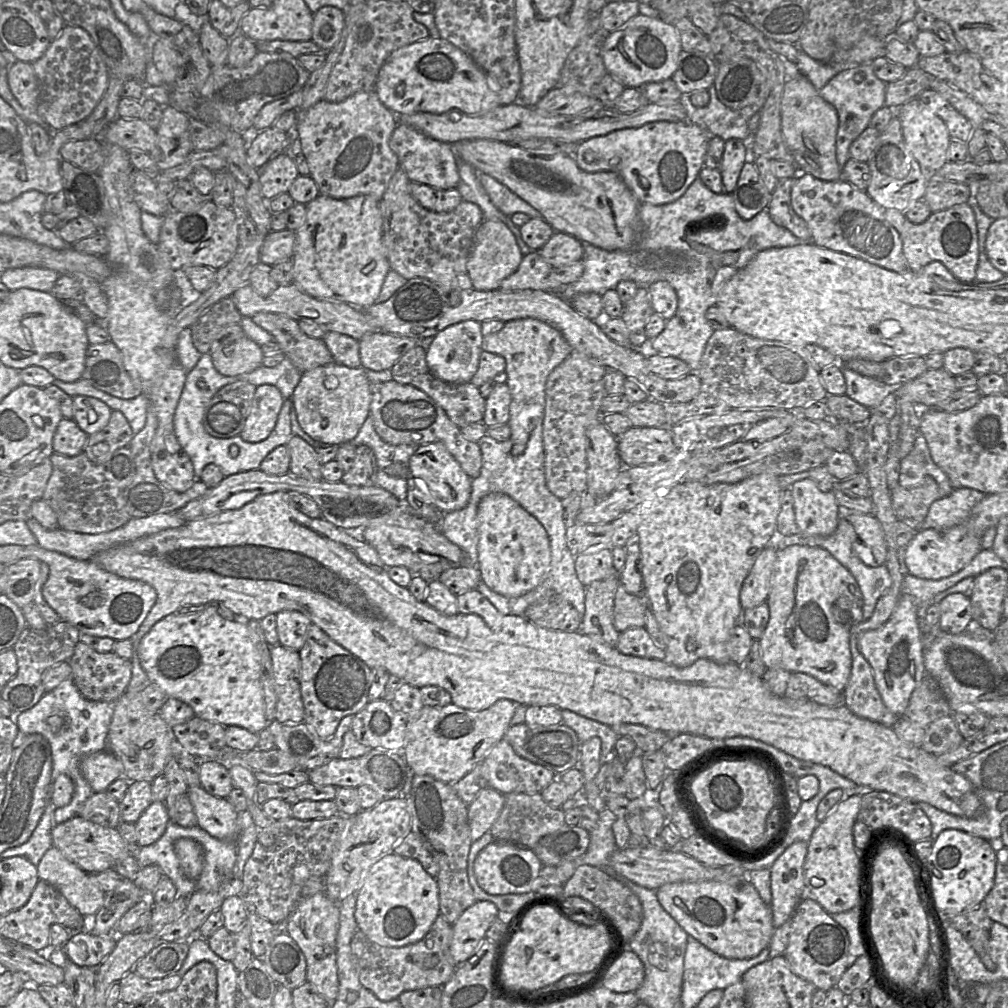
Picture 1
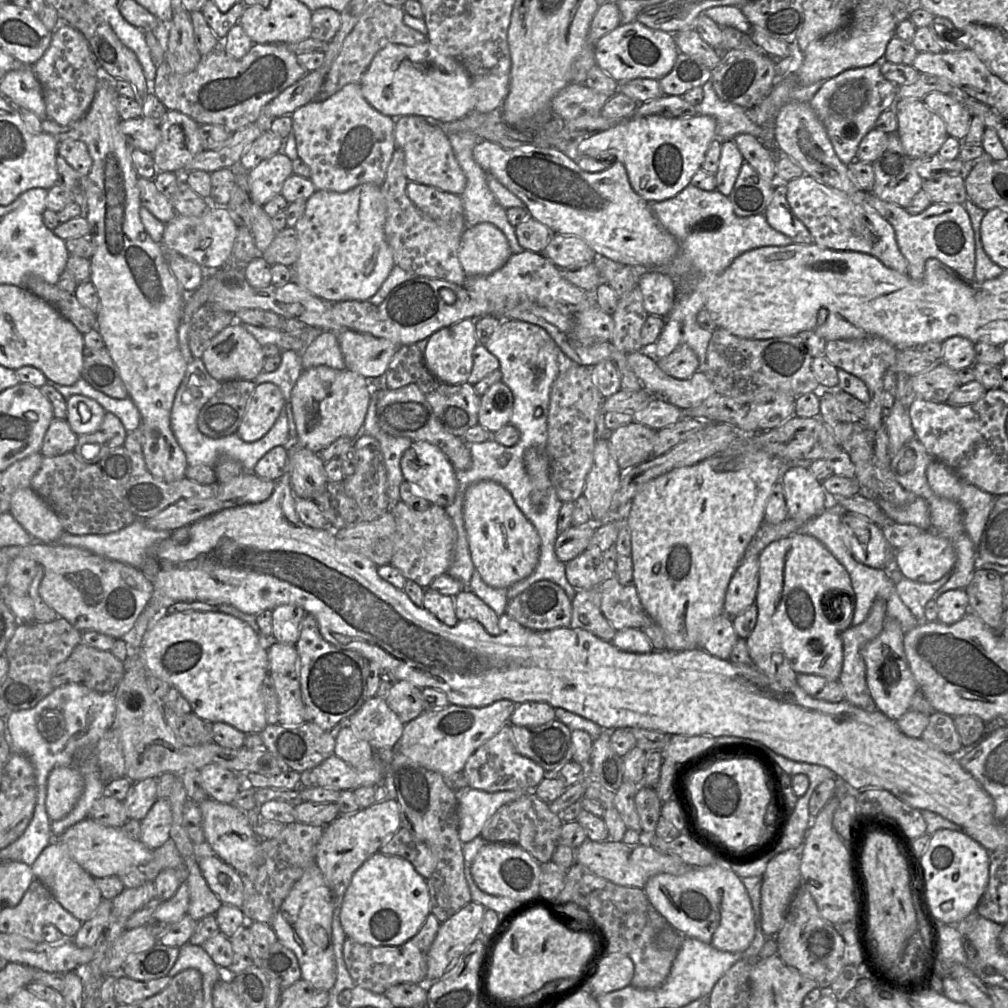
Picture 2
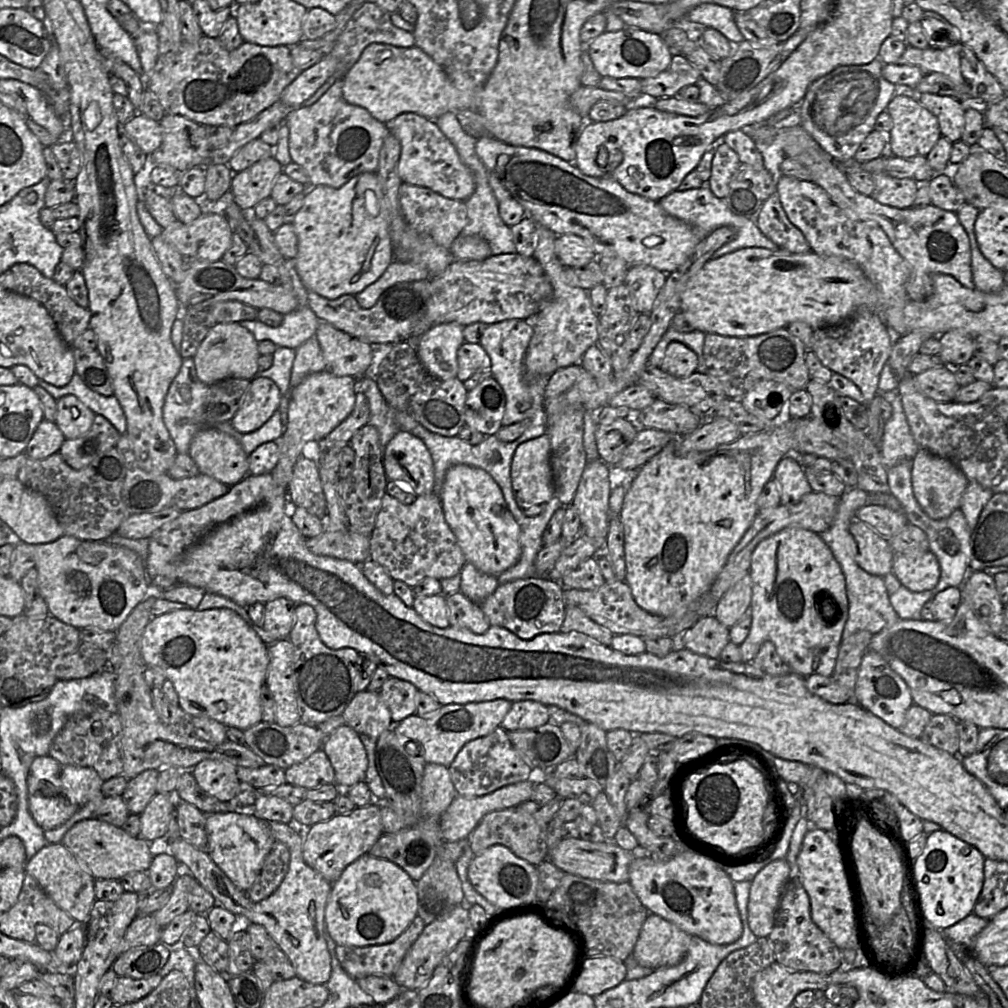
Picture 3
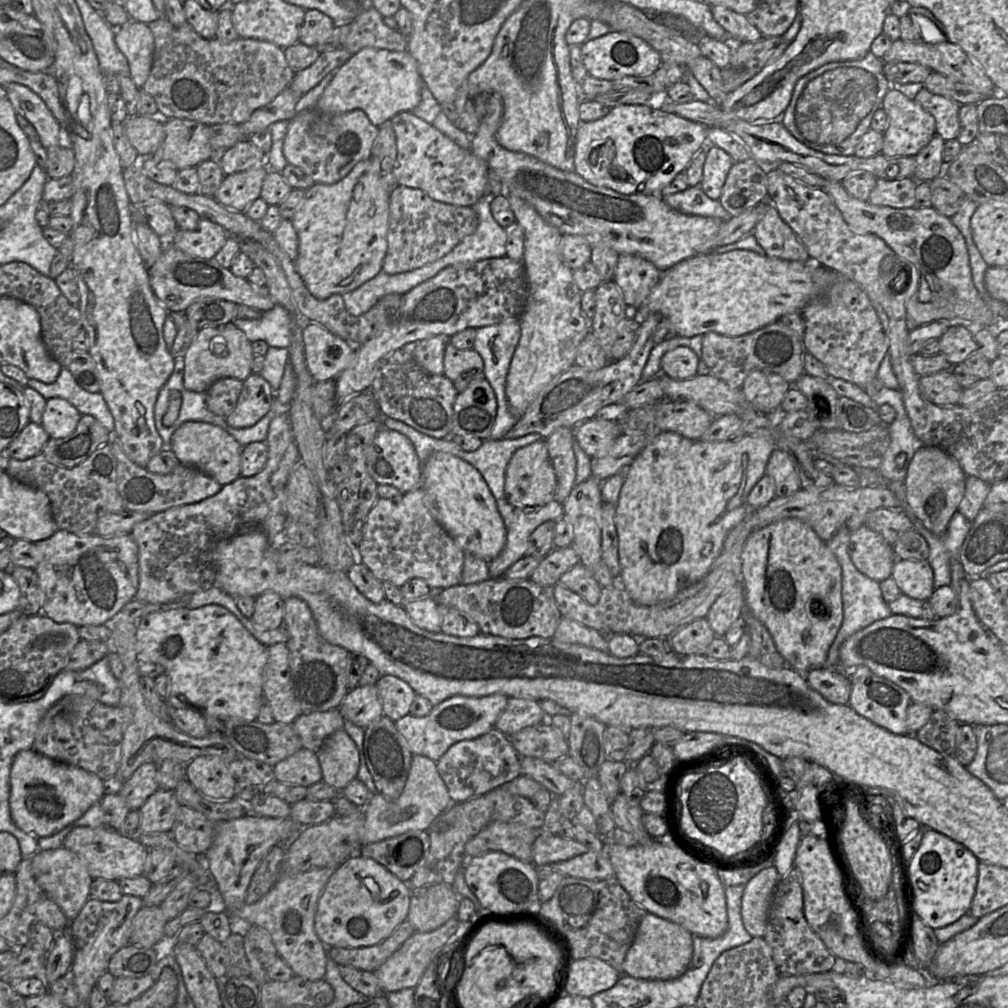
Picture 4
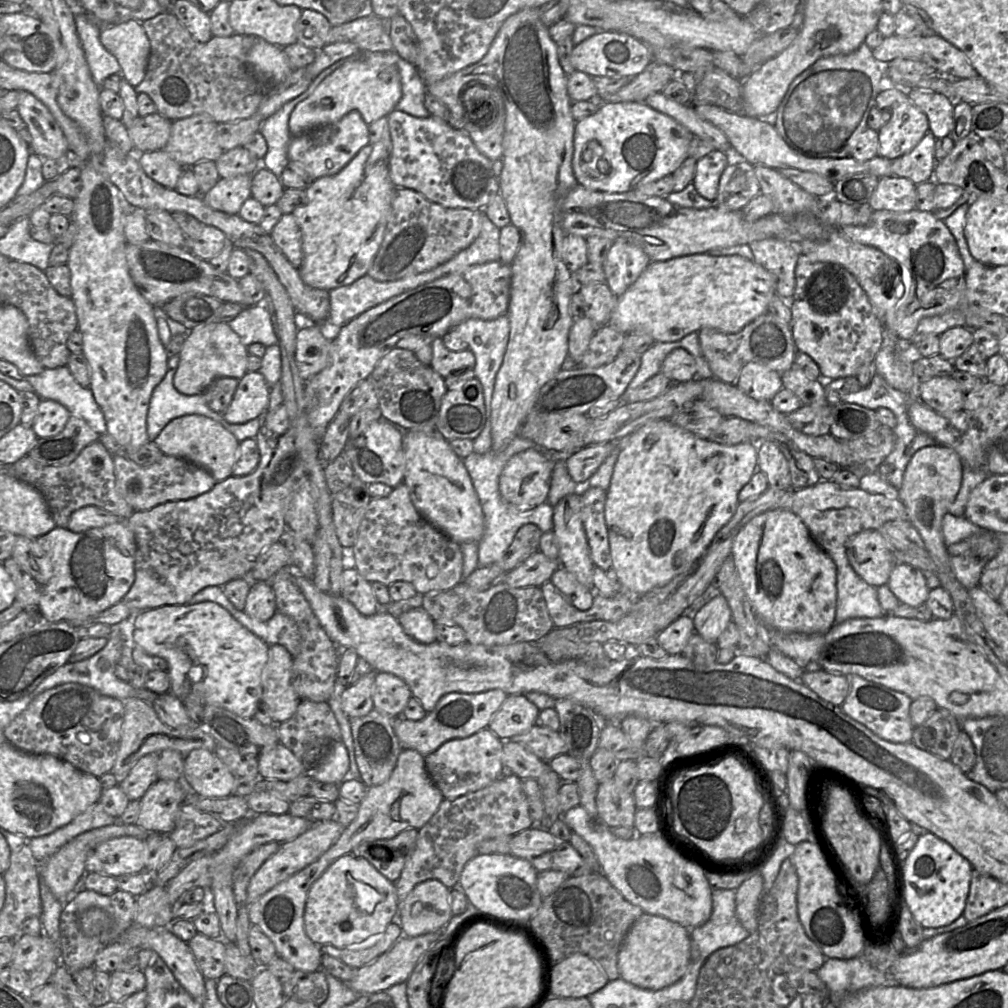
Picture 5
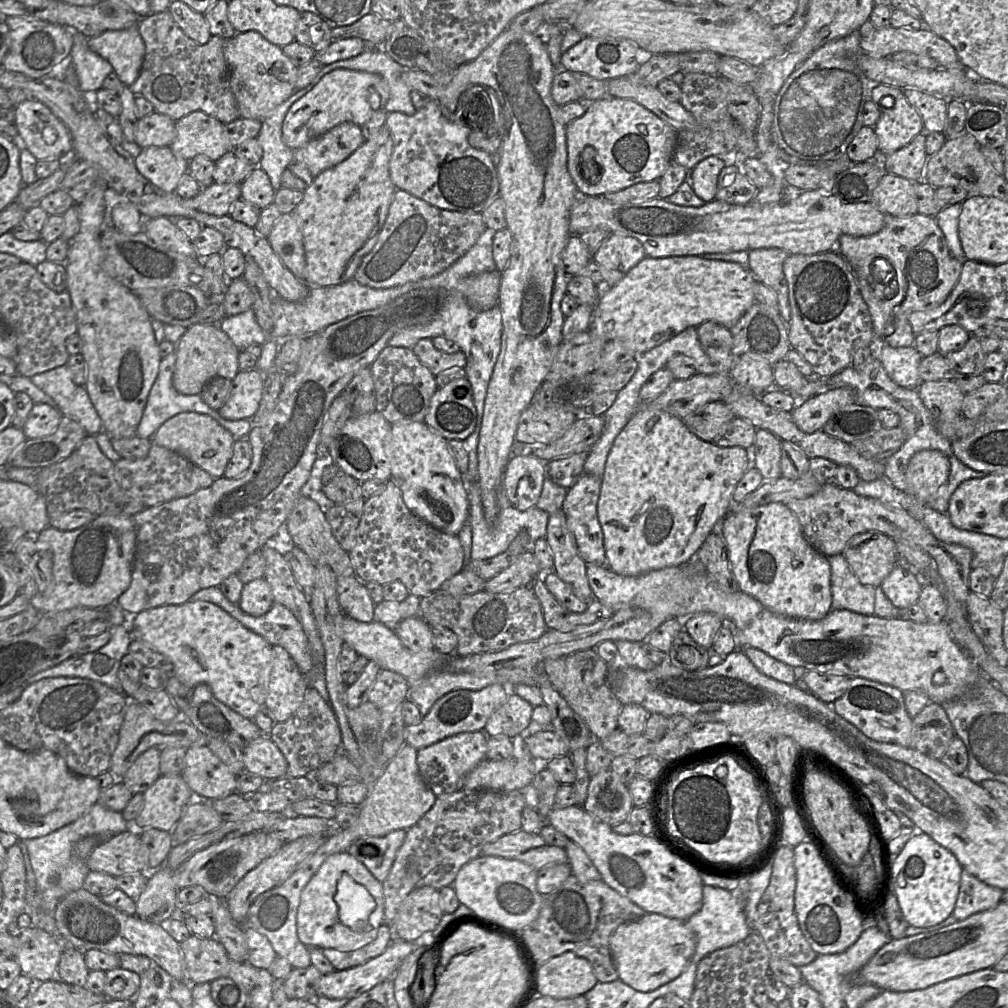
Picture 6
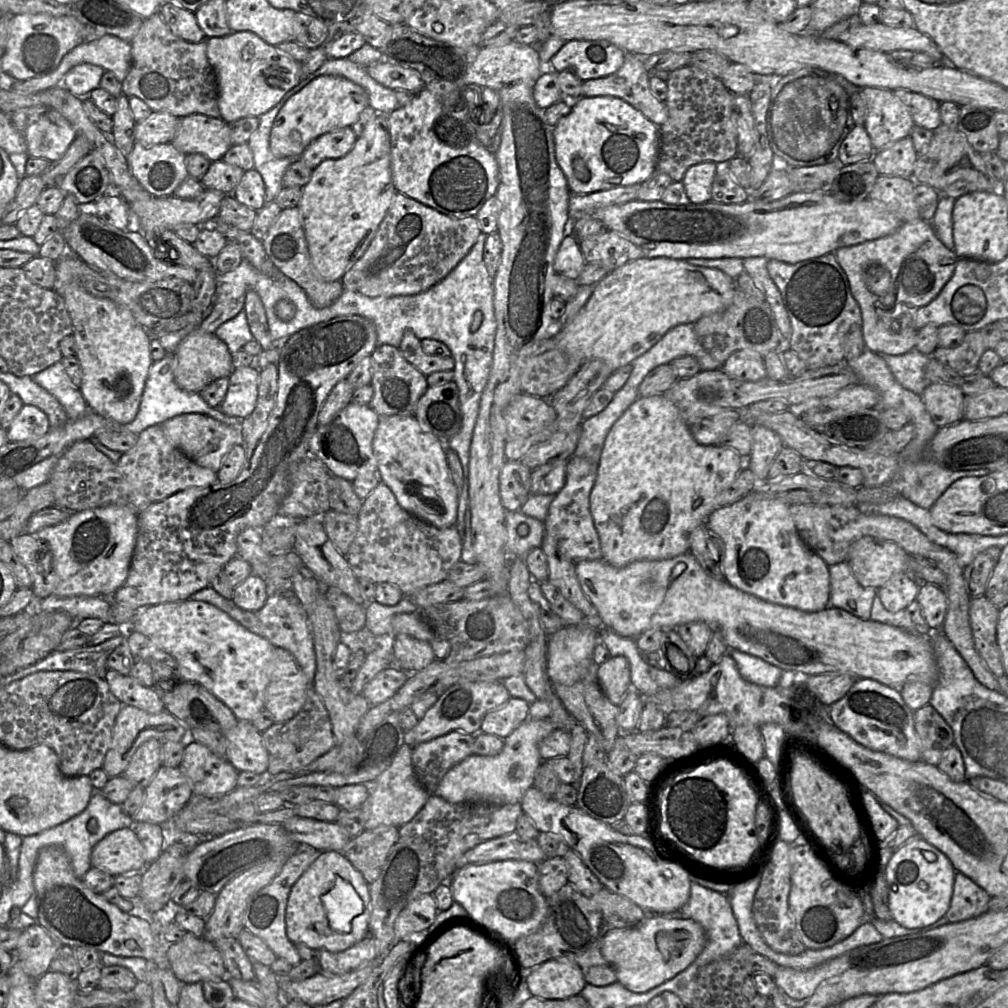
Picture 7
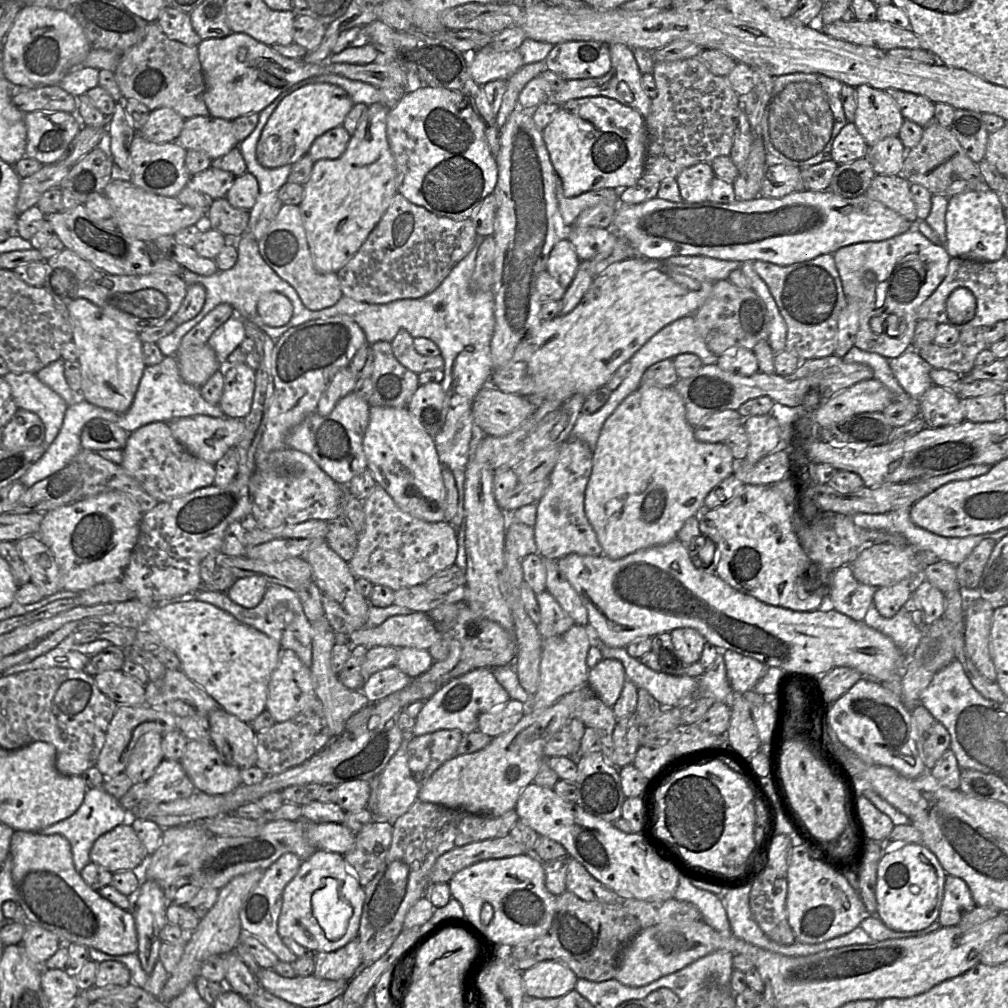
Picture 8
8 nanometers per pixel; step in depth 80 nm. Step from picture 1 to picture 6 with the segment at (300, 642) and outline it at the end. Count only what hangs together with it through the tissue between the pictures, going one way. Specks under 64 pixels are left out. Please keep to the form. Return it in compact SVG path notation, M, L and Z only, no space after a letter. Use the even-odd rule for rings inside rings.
M259 578L244 584L238 605L244 612L260 617L271 609L273 603L270 585L264 578Z

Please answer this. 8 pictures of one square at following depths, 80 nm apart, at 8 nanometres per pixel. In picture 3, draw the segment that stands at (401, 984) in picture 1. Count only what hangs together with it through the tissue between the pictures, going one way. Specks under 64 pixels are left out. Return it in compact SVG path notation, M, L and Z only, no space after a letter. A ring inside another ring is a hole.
M417 915L391 942L370 946L337 945L337 959L347 974L355 980L370 975L392 977L425 926L425 921Z

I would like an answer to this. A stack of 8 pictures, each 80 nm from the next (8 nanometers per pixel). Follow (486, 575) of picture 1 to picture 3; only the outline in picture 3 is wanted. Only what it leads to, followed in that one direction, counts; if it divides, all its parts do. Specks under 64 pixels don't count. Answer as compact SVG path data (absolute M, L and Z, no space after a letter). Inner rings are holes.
M454 465L446 472L437 494L445 520L467 562L496 577L517 563L521 556L520 527L507 506L501 488L487 472L471 465Z

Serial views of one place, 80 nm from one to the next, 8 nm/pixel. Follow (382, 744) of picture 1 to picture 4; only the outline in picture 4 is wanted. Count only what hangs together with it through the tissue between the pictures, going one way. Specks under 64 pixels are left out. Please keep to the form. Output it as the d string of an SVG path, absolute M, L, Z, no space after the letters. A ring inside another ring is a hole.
M359 685L348 691L338 710L344 720L366 728L383 716L383 707L375 685Z

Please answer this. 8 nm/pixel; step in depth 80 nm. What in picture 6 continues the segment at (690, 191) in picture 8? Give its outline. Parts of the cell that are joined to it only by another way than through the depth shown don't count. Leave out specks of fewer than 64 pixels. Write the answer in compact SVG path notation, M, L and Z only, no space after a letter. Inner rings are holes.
M709 156L700 161L687 176L695 194L706 203L715 200L718 176L725 167L719 156Z

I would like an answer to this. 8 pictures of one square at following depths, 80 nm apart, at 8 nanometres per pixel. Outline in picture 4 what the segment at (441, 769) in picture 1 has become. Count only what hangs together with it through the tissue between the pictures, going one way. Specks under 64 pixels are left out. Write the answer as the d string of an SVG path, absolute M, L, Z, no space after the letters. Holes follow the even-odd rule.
M492 694L482 697L453 696L424 717L406 715L395 721L396 730L404 737L409 750L437 762L454 743L475 739L489 732L507 705L508 697Z

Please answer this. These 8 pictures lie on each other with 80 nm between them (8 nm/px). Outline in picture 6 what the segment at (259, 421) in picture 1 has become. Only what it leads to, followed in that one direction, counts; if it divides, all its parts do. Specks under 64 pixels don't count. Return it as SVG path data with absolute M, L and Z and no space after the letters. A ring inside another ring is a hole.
M258 369L239 371L231 383L225 404L219 409L227 420L252 419L263 395L263 374Z

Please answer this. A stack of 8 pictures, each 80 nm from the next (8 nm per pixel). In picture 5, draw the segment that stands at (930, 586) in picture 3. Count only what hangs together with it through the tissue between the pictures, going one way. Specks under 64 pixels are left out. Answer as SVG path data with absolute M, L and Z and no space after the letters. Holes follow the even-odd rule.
M907 564L894 566L887 586L900 603L914 608L925 604L930 592L925 573Z

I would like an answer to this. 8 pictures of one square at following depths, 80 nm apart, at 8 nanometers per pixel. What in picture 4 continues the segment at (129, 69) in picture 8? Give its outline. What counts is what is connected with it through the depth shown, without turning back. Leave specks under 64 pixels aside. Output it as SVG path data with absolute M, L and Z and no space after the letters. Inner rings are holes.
M166 17L147 24L154 36L151 71L141 90L150 94L162 119L182 118L213 124L241 124L259 108L270 103L292 82L295 72L285 58L284 49L263 40L241 38L224 42L217 37L205 39L188 24L174 25Z

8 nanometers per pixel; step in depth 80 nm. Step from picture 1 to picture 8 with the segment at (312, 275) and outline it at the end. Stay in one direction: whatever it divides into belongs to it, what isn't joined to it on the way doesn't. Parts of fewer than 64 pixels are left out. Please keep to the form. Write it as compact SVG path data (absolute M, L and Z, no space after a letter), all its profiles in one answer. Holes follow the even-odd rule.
M374 103L367 107L363 112L354 134L351 135L345 152L337 159L321 159L313 164L311 175L308 181L303 185L303 199L299 204L302 215L303 226L306 231L308 245L312 254L312 259L316 270L320 273L334 273L336 274L343 268L357 253L362 246L370 232L377 225L383 214L386 212L394 197L397 194L396 176L397 169L393 154L390 150L387 140L387 116L389 108L381 103Z

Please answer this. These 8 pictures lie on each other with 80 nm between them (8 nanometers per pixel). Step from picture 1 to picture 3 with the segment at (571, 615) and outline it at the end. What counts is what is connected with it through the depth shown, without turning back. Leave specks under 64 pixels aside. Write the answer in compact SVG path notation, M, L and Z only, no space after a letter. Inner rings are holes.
M531 576L500 583L479 605L491 626L506 628L519 638L529 640L540 634L560 632L567 609L563 590L560 581L549 577Z

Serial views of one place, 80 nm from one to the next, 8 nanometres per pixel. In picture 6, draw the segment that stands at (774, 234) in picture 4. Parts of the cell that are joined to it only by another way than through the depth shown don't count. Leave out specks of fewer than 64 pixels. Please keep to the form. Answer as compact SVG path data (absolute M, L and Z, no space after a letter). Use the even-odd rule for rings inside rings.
M759 248L748 251L748 254L748 269L756 281L765 284L775 292L779 315L788 330L791 321L791 307L783 263L789 253L780 248Z

